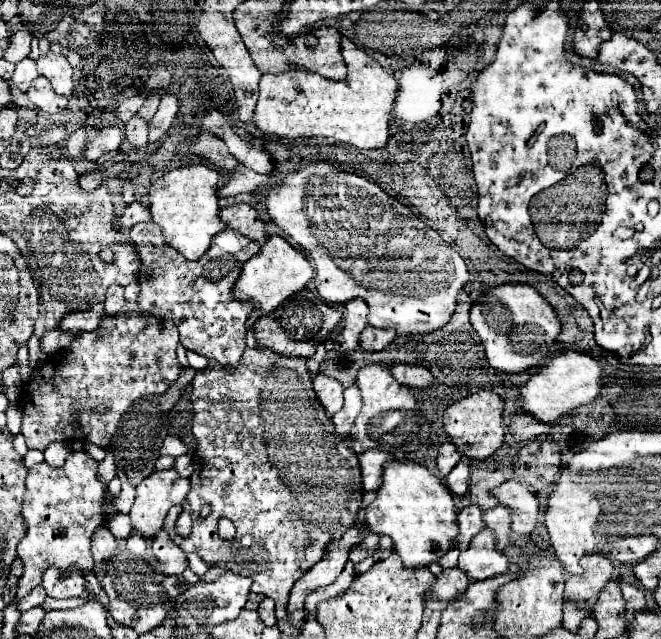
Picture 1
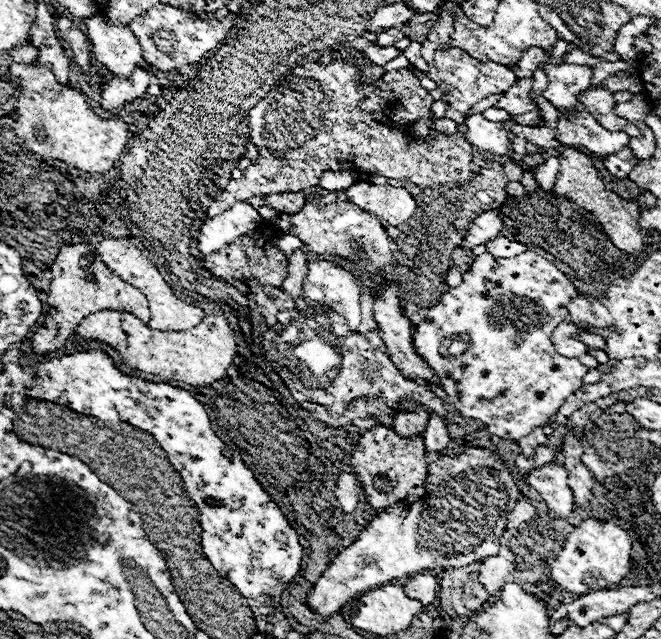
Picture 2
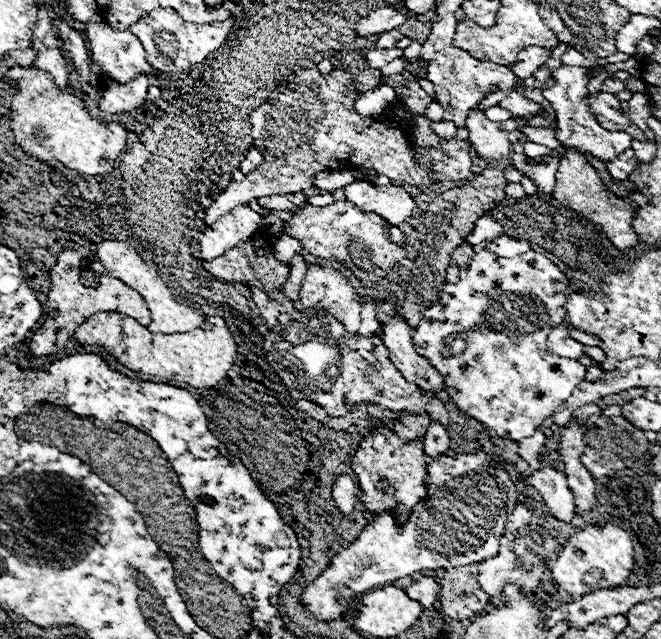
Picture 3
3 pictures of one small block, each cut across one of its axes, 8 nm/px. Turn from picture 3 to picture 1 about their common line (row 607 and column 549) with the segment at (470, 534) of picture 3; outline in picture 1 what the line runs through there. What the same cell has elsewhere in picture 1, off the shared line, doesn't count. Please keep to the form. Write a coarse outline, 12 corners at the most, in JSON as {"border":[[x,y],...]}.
{"border":[[528,284],[474,302],[470,322],[490,366],[538,366],[562,332]]}

